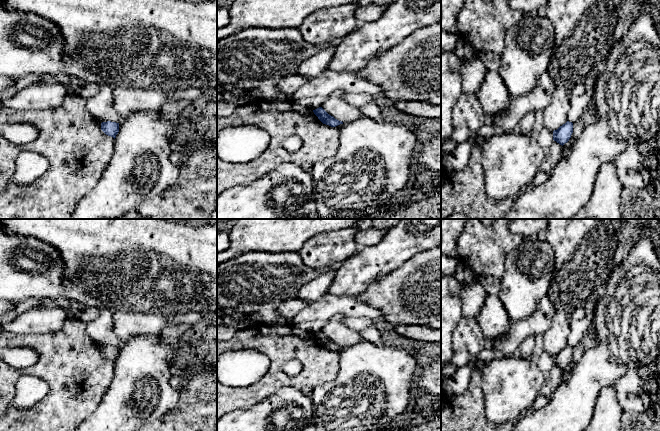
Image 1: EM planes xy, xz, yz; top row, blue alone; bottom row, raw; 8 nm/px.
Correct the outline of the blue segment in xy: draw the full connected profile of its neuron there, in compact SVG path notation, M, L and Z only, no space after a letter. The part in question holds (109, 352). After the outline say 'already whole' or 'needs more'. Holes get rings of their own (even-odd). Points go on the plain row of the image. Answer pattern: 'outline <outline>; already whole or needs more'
outline M102 346L101 347L101 354L108 360L113 361L114 363L116 362L116 359L119 356L119 347L116 346Z; already whole

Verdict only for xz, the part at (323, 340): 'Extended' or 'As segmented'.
As segmented

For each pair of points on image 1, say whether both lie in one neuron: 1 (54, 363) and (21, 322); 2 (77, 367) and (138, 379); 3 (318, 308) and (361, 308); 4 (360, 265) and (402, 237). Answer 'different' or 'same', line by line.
1: different
2: different
3: same
4: same

